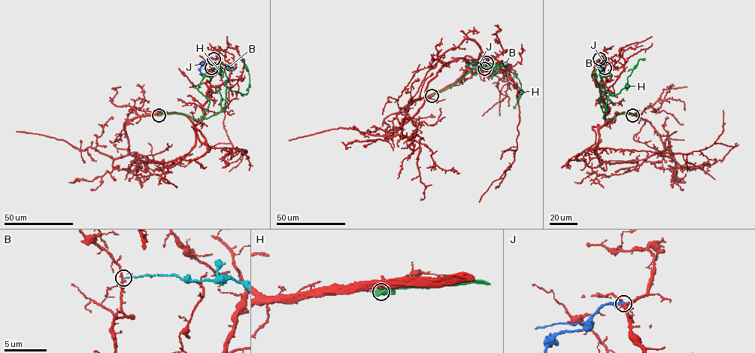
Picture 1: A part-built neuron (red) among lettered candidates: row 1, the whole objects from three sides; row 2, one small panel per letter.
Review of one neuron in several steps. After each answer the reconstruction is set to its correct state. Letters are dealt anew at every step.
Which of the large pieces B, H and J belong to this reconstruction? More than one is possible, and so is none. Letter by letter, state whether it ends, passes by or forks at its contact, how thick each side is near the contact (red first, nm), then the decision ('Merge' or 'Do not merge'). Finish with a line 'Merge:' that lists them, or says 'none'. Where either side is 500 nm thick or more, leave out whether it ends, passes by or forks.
B: It ends there. Thickness 180 nm (red) against 130 nm. Do not merge
H: Thickness 90 nm (red) against 750 nm. Do not merge
J: It ends there. Thickness 280 nm (red) against 260 nm. Do not merge
Merge: none

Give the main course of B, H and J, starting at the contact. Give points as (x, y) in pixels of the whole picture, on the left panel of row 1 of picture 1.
B: (211, 68), (230, 68), (234, 70)
H: (159, 115), (182, 114), (201, 119), (224, 111), (226, 88), (248, 92), (249, 74), (241, 59)
J: (213, 59), (202, 64), (200, 74)

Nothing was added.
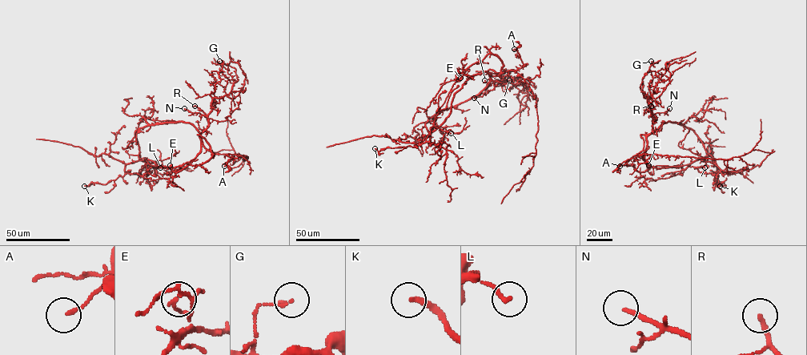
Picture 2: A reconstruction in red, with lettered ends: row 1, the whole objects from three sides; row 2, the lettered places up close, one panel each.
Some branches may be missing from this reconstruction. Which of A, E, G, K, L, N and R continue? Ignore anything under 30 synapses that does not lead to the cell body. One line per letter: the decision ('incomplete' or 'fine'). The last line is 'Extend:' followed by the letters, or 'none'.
A: fine
E: fine
G: fine
K: incomplete
L: fine
N: incomplete
R: fine
Extend: K, N

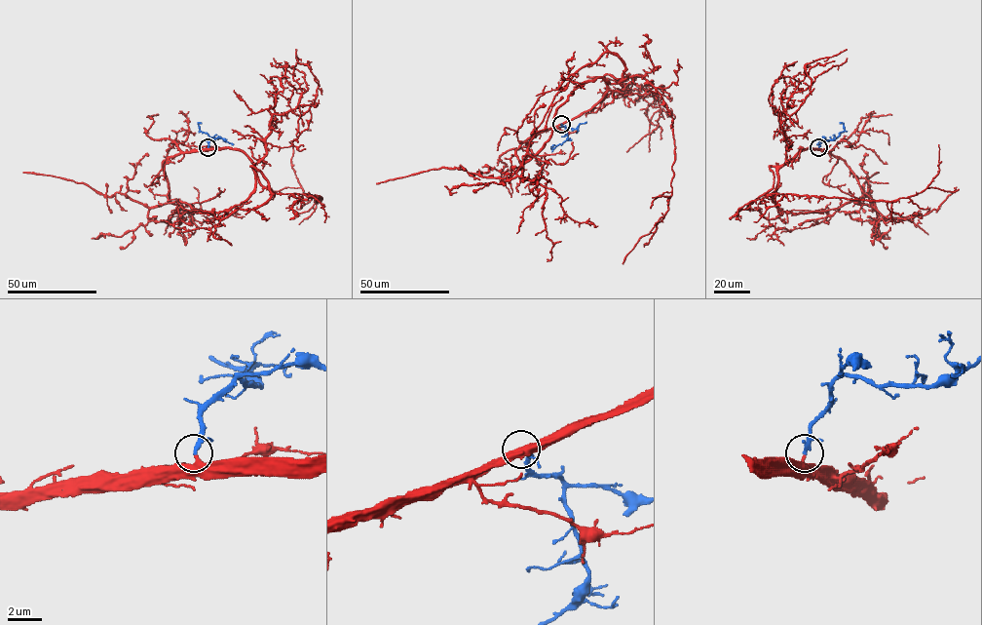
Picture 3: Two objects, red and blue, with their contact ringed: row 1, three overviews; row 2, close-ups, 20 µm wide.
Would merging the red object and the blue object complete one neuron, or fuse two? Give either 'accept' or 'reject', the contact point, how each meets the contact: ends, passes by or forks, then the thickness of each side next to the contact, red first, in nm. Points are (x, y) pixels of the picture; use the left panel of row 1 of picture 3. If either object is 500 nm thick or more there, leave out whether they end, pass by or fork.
accept; at (207, 147); red ends there; blue ends there; 300 nm thick on the red side, 280 nm on the other

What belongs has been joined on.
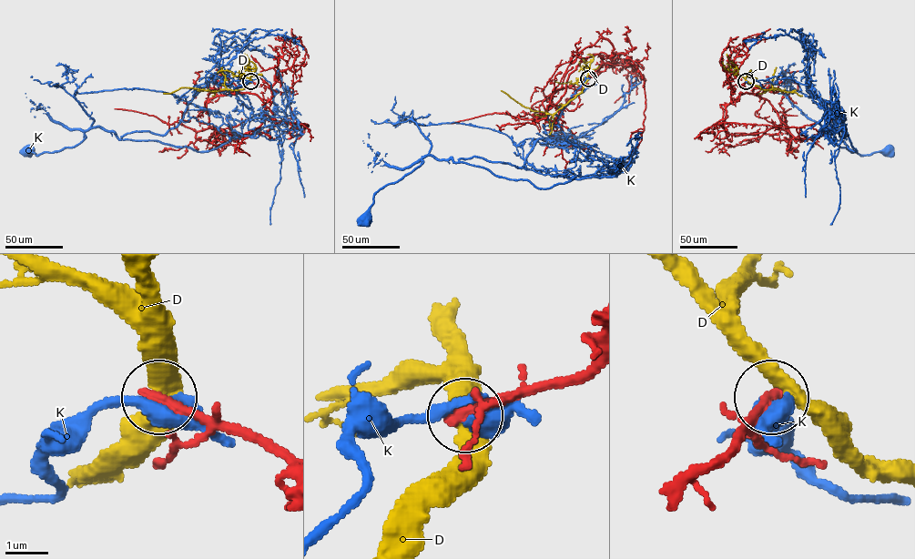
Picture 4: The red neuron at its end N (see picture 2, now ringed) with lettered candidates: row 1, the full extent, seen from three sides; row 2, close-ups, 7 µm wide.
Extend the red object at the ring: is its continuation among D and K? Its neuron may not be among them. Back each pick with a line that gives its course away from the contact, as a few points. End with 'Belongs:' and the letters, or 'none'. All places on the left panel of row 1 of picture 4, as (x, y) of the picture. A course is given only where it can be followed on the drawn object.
Belongs: none

